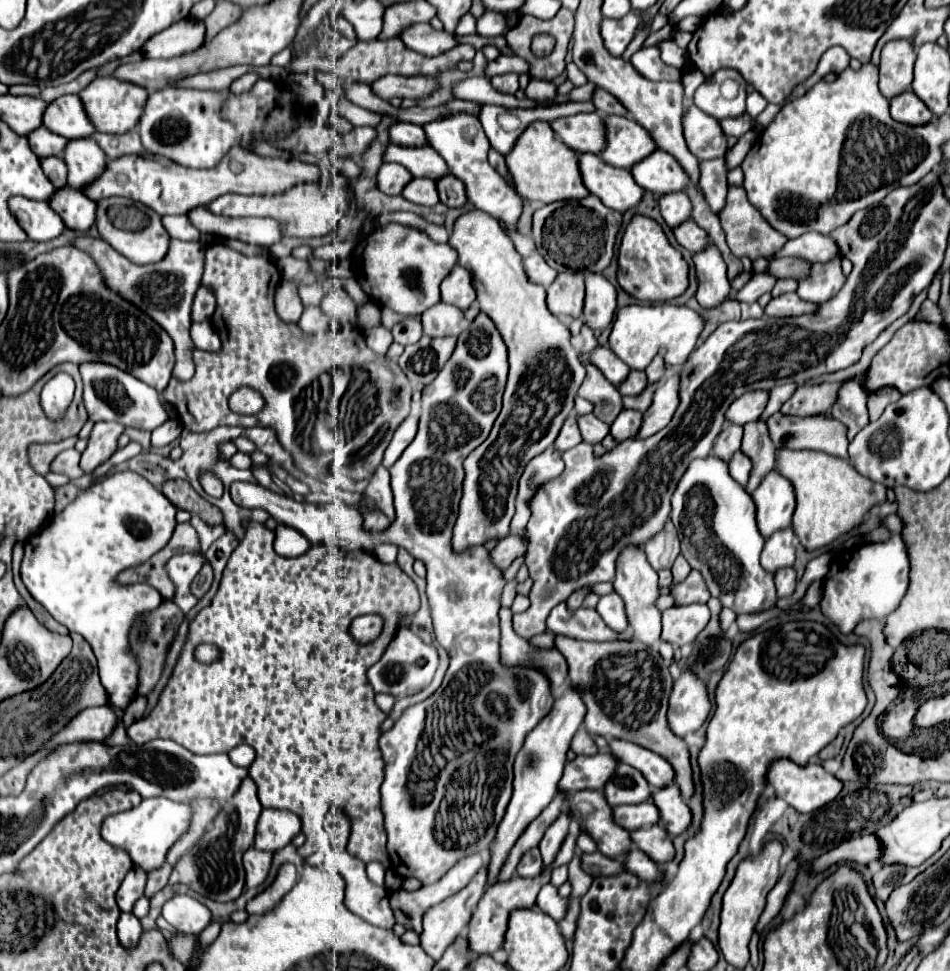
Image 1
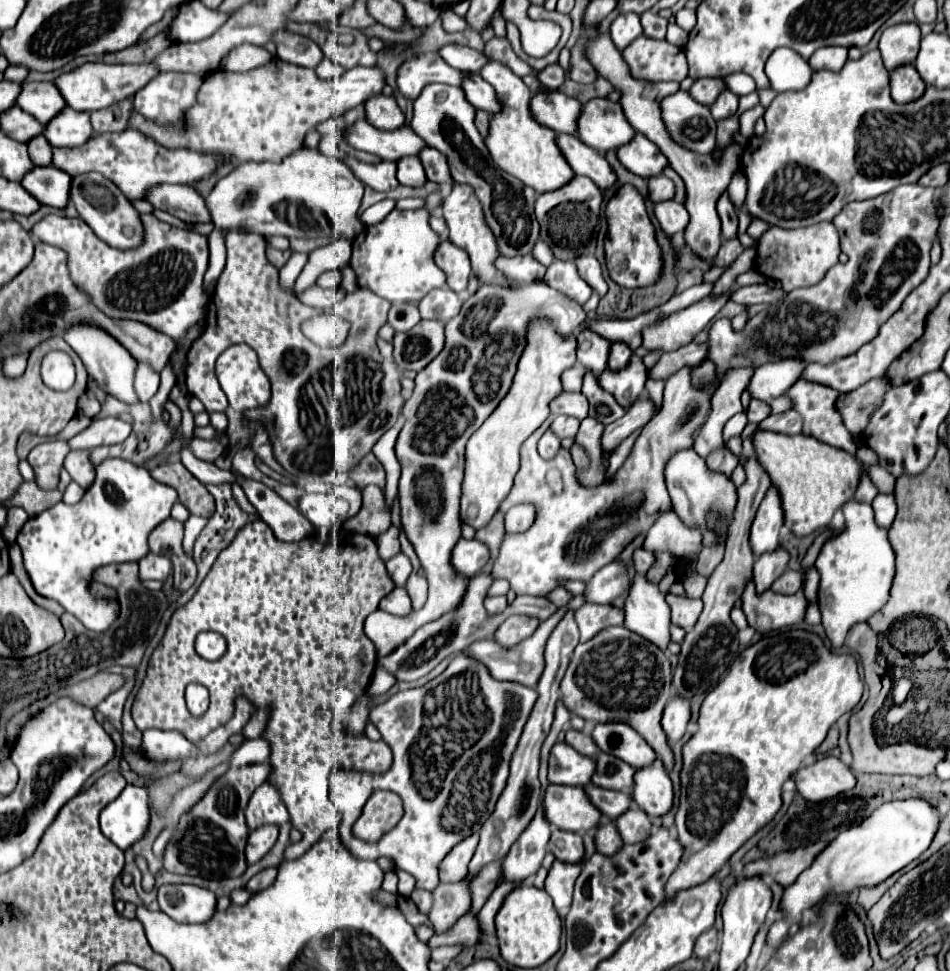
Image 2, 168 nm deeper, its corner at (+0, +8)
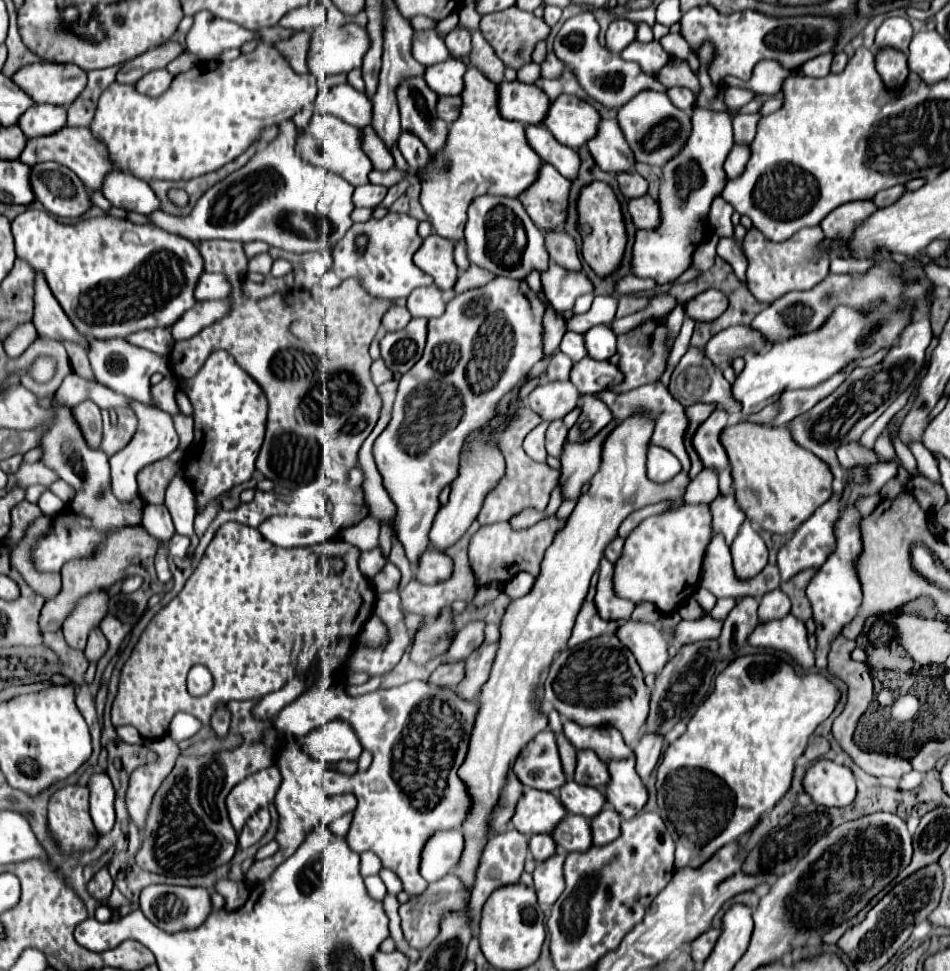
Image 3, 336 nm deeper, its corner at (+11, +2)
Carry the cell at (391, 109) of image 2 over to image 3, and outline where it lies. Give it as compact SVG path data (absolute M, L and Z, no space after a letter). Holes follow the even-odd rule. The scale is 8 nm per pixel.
M348 83L332 89L320 89L316 107L320 113L336 115L338 119L344 119L360 129L372 125L372 101L364 93L352 89Z

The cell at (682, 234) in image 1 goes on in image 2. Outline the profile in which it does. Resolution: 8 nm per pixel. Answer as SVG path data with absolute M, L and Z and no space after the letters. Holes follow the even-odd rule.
M661 201L661 203L655 205L653 213L655 213L661 229L665 233L669 233L669 235L671 233L673 235L675 233L683 233L685 227L687 227L687 223L689 223L689 213L677 201Z

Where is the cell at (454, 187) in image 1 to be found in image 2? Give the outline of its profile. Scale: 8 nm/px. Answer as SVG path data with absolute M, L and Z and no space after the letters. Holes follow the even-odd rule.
M425 147L423 153L419 153L421 165L427 173L427 179L439 183L439 185L453 185L451 177L449 177L449 167L447 167L447 159L433 147Z

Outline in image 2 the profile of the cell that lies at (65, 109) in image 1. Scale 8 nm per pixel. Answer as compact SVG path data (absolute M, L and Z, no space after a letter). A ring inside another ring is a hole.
M23 81L21 89L23 93L19 93L19 107L25 113L31 113L35 119L43 121L43 125L65 107L61 93L51 83Z

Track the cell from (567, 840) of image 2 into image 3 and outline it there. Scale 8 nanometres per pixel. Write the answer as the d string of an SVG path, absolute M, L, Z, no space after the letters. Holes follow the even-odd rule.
M534 835L530 839L530 853L536 861L546 861L556 853L556 841L552 839L552 835Z

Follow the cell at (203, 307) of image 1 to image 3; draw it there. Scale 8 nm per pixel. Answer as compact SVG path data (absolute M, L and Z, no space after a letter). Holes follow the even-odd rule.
M292 123L280 127L280 133L288 139L286 143L280 141L282 149L278 149L278 145L276 149L262 149L260 165L250 165L248 161L242 169L210 187L198 199L190 215L174 217L158 211L150 215L152 223L194 243L210 239L234 239L242 243L264 241L270 247L294 251L294 237L304 237L314 241L324 239L336 245L354 223L350 217L354 211L354 187L340 175L304 161L294 149L298 131L290 129ZM290 139L294 141L290 143Z

